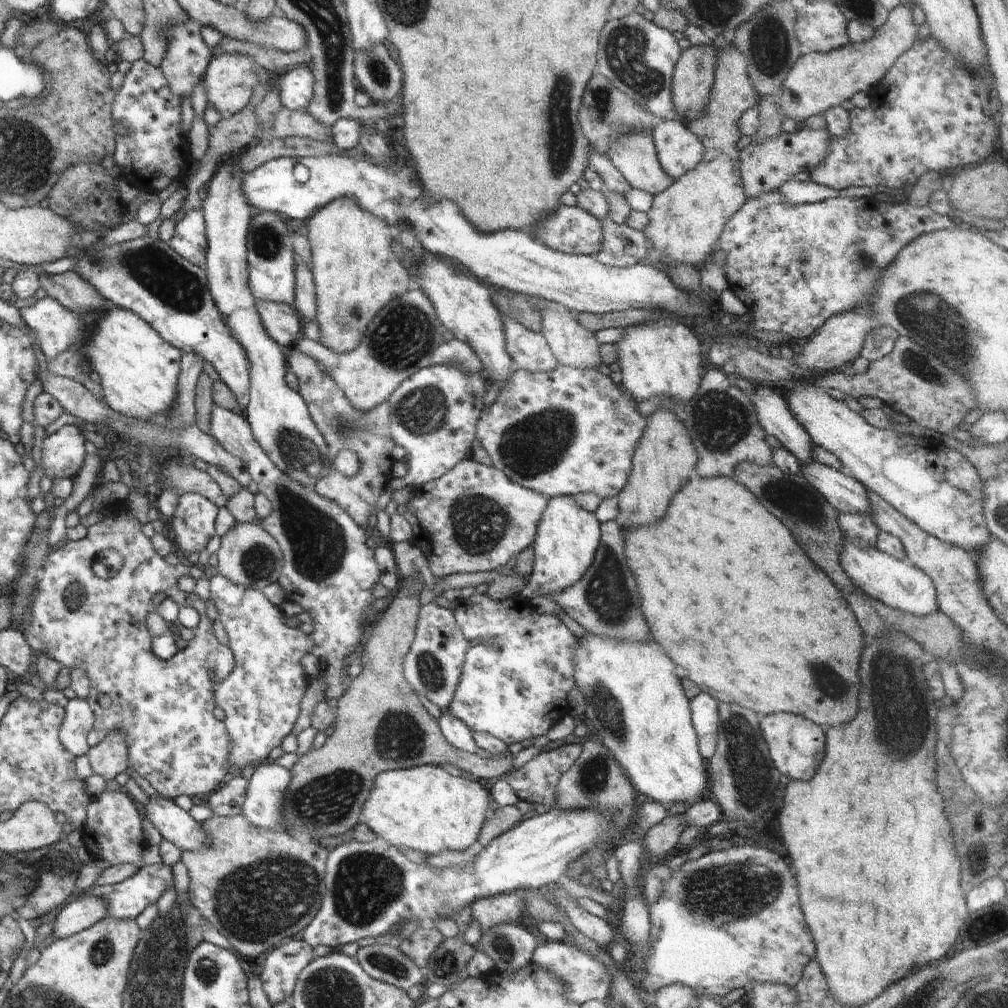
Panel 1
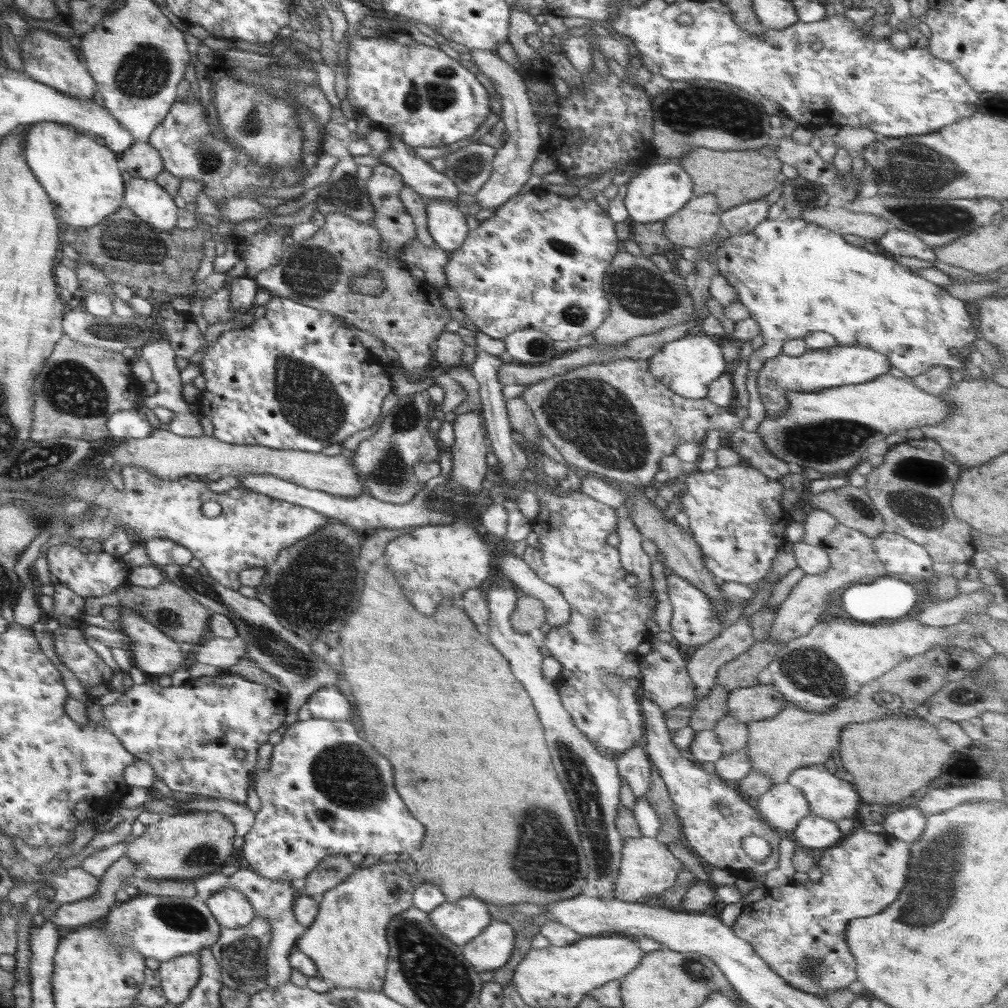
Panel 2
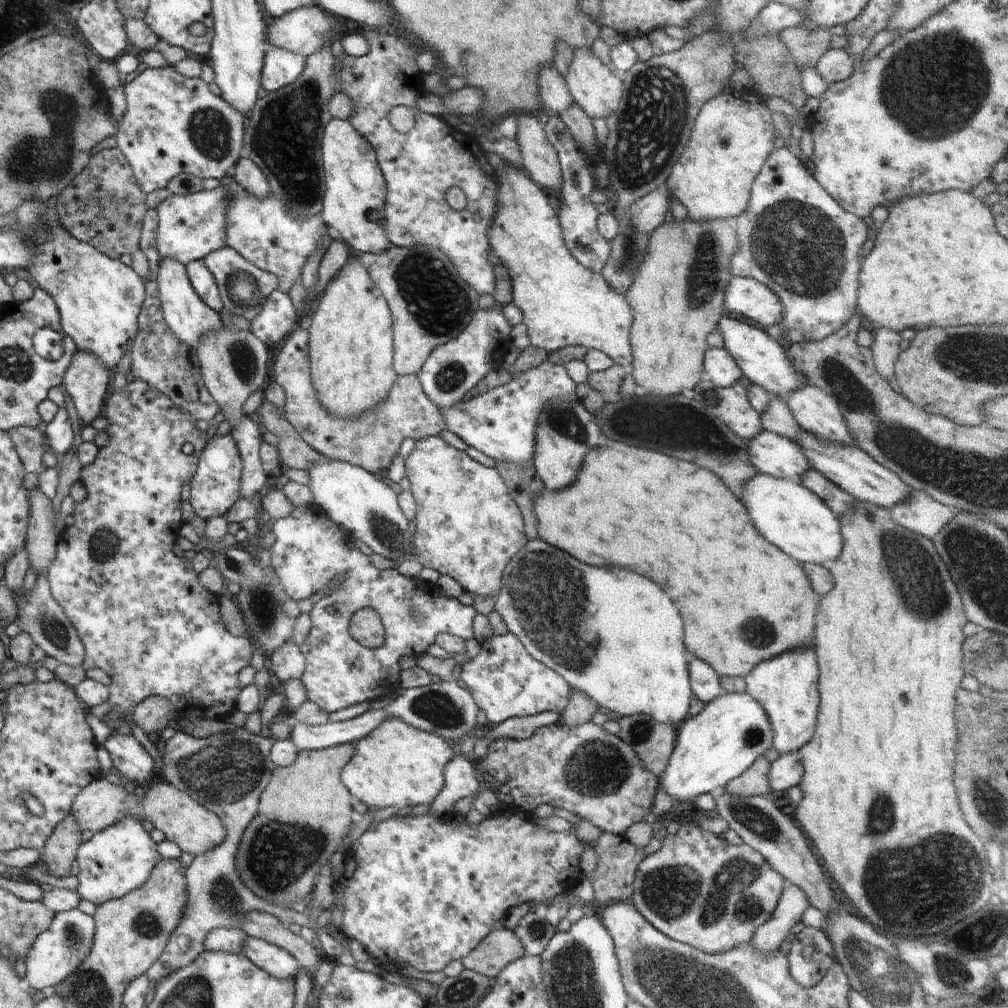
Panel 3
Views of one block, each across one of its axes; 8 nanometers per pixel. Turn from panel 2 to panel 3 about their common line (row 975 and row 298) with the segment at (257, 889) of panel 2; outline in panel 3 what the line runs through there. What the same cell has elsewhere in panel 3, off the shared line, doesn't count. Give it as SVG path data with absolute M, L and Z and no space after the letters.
M276 289L267 296L260 314L251 321L250 330L264 344L277 346L298 325L299 319L290 295Z

